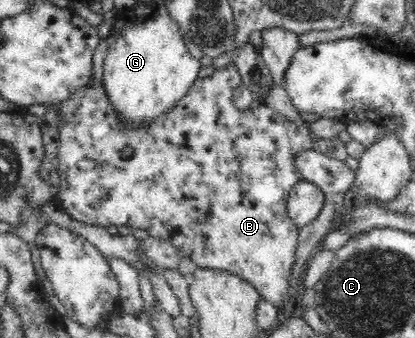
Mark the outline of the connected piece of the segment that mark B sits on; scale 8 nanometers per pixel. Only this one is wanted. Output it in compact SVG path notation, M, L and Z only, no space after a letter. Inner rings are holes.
M233 62L229 63L228 66L221 69L215 69L211 76L207 76L205 78L198 78L191 88L189 88L189 92L169 110L169 112L165 112L165 114L161 114L161 116L157 116L155 120L149 120L147 124L126 124L126 122L121 123L120 120L116 117L114 113L113 107L110 105L108 98L106 97L105 87L102 85L102 81L99 80L99 84L87 84L83 86L83 88L77 90L71 98L65 100L65 102L59 103L59 129L60 129L60 141L59 141L59 152L57 152L57 169L59 169L59 192L57 192L57 200L55 201L56 205L61 207L67 214L70 214L75 220L83 221L84 223L89 223L98 227L107 227L109 225L114 224L115 226L131 226L131 228L142 228L147 230L149 237L155 237L161 240L167 240L177 249L179 249L179 253L181 256L188 256L191 260L197 265L197 268L212 268L213 270L224 270L225 272L230 272L231 274L238 274L245 282L252 284L255 287L255 290L259 293L260 298L266 300L273 304L273 306L277 306L278 310L283 310L285 308L285 304L289 301L289 286L291 286L291 272L293 270L293 266L296 261L296 248L298 245L298 229L297 225L289 218L287 209L286 209L286 198L288 197L288 192L293 190L293 186L297 184L297 181L301 180L299 171L296 170L294 165L294 156L299 151L315 149L314 144L317 140L321 140L313 135L313 131L308 126L299 126L295 124L291 119L287 119L281 113L273 110L269 107L260 107L258 110L239 110L233 102L232 94L233 90L237 88L237 86L241 86L242 80L241 75L239 75L239 69L234 65Z

